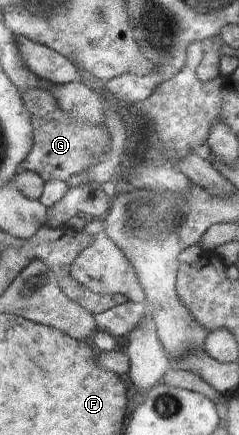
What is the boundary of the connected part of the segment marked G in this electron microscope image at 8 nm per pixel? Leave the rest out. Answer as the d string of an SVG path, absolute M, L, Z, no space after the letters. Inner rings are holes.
M30 87L30 89L22 91L22 99L24 105L30 110L34 145L24 161L18 165L17 173L33 171L41 175L45 181L61 179L66 182L72 175L84 173L107 158L111 151L111 138L105 124L96 125L96 123L88 123L88 121L70 119L70 116L66 115L61 107L58 107L53 95L40 87Z

